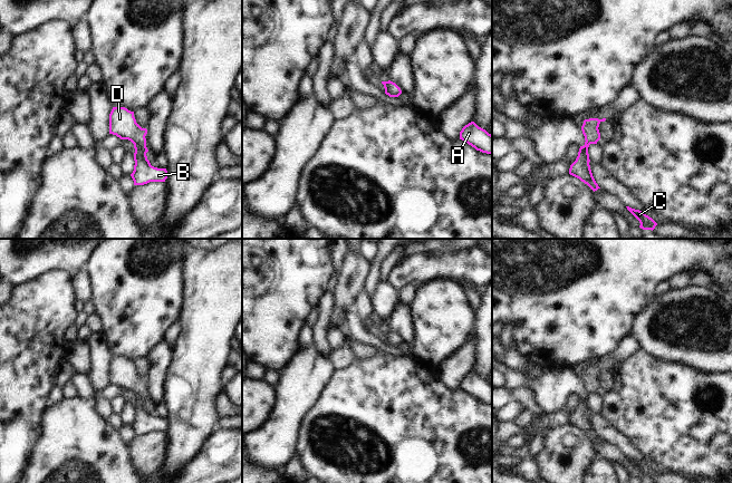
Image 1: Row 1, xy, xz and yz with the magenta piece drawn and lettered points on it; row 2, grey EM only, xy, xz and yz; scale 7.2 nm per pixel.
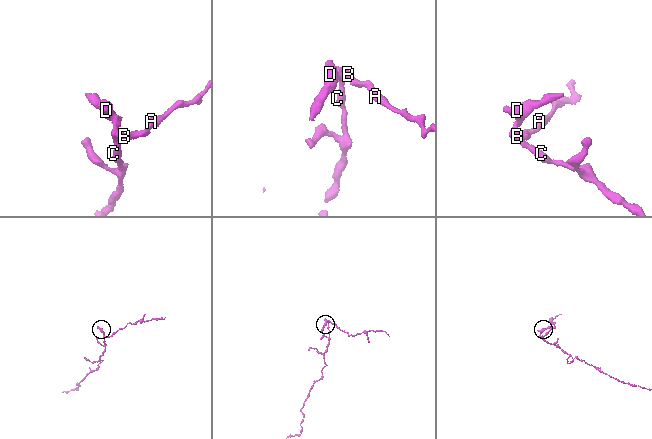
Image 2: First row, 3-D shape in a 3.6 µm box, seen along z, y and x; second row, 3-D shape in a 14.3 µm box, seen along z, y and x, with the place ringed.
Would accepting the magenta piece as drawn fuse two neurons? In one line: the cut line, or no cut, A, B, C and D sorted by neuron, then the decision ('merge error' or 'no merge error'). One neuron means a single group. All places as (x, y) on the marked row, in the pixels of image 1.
cut in xy along (133, 142), (145, 154); A B C / D; merge error

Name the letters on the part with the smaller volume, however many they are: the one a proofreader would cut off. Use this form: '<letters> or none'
D

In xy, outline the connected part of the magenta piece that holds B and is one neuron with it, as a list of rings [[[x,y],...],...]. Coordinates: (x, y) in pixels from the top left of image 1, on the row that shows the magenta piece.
[[[134,144],[134,171],[131,174],[134,185],[144,185],[150,182],[165,182],[167,178],[166,168],[157,168],[151,165],[144,149],[138,145]]]

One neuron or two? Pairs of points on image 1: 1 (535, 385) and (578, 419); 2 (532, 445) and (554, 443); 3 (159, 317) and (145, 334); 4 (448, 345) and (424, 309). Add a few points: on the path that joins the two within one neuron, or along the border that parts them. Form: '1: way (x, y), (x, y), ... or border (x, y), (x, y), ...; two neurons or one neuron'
1: way (552, 385), (572, 385), (583, 395), (583, 402); one neuron
2: border (545, 435), (542, 448), (533, 456); two neurons
3: way (154, 321), (146, 329); one neuron
4: way (440, 336), (440, 325), (433, 318); one neuron

